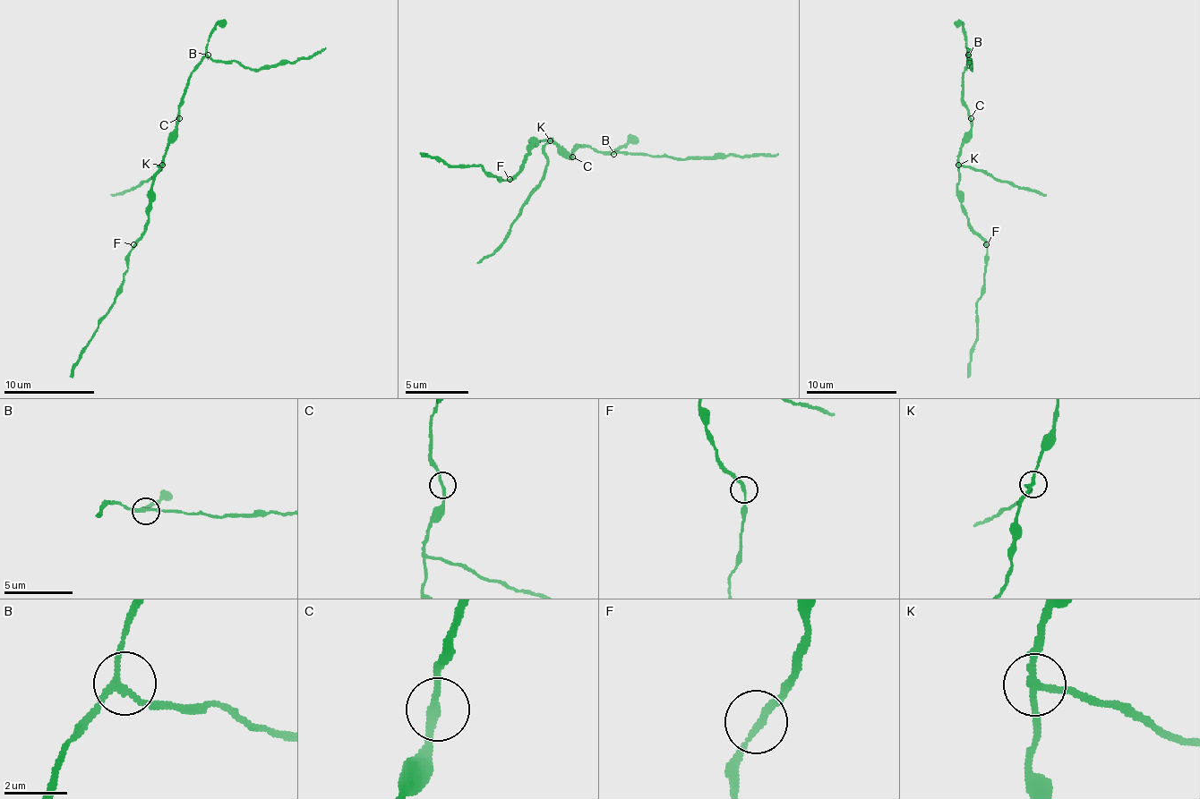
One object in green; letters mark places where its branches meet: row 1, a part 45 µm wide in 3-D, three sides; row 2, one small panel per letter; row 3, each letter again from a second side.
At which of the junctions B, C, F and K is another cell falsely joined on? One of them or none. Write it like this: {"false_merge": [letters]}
{"false_merge": ["K"]}

